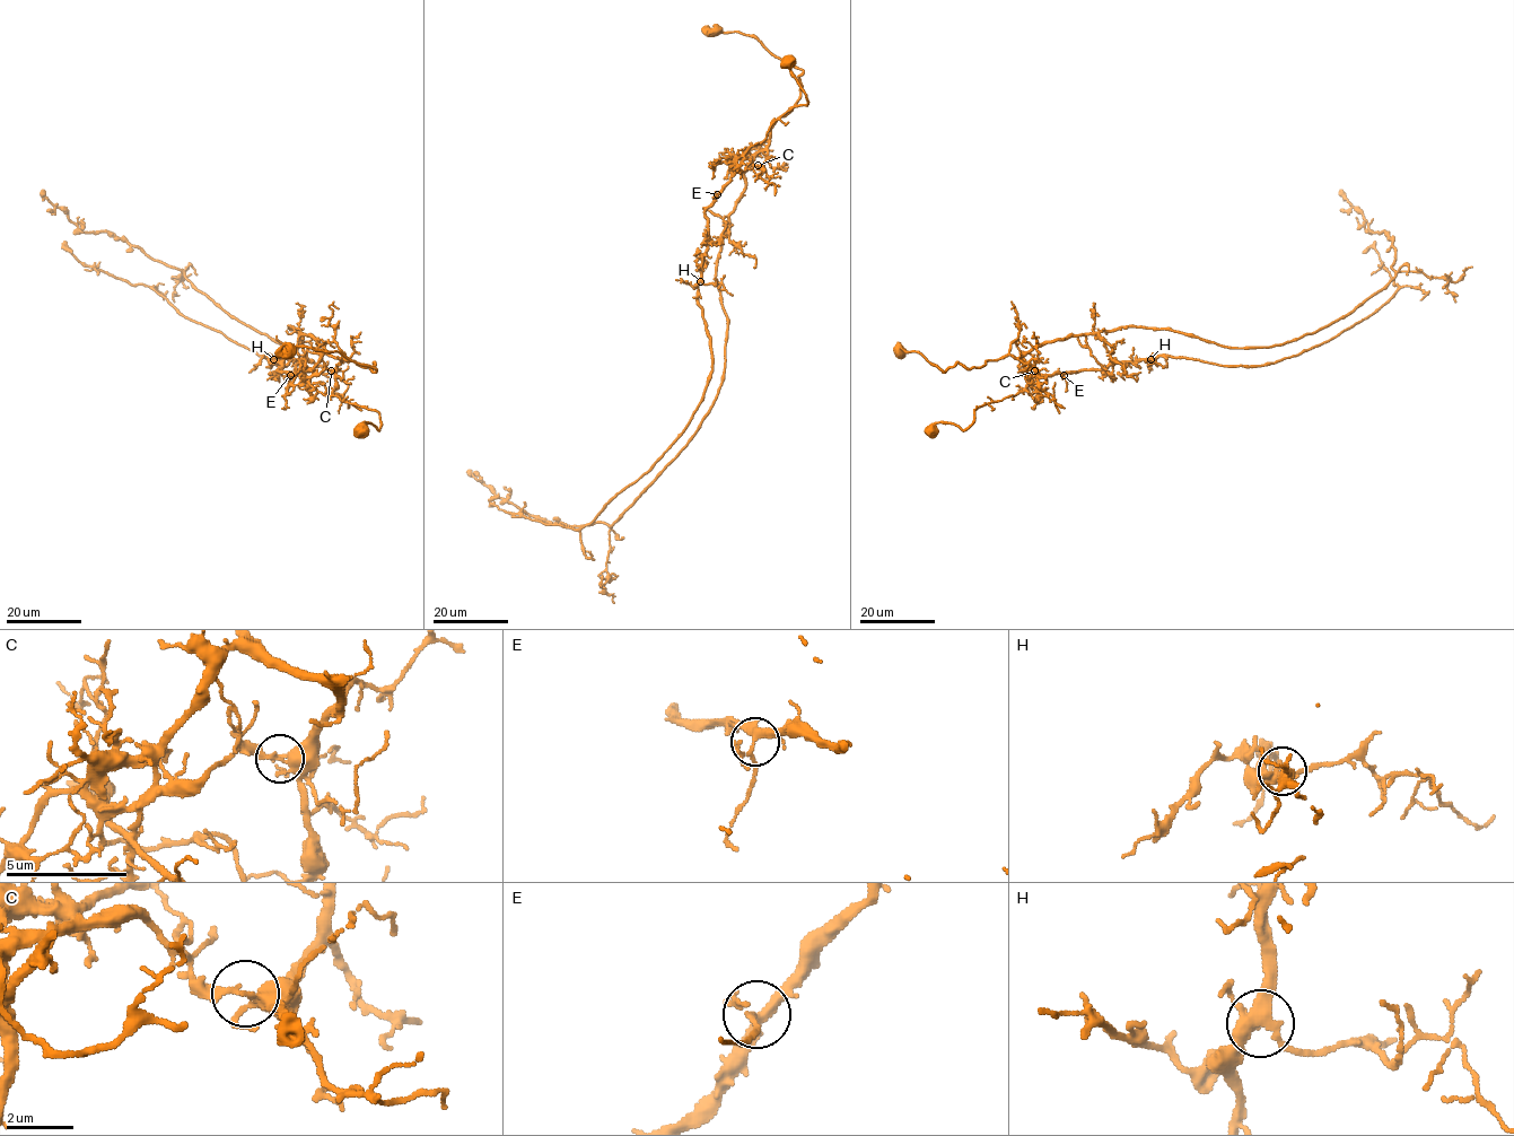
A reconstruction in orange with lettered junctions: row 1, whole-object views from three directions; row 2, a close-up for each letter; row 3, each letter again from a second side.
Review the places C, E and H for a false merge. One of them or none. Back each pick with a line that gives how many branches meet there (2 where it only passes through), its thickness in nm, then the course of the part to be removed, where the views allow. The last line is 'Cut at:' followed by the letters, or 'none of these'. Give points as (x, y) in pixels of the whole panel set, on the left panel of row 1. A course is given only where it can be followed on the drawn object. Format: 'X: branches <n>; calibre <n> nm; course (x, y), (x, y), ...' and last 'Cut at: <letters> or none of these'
C: branches 4; calibre 280 nm; course (331, 370), (280, 372), (271, 355), (285, 366), (71, 252)
Cut at: C

